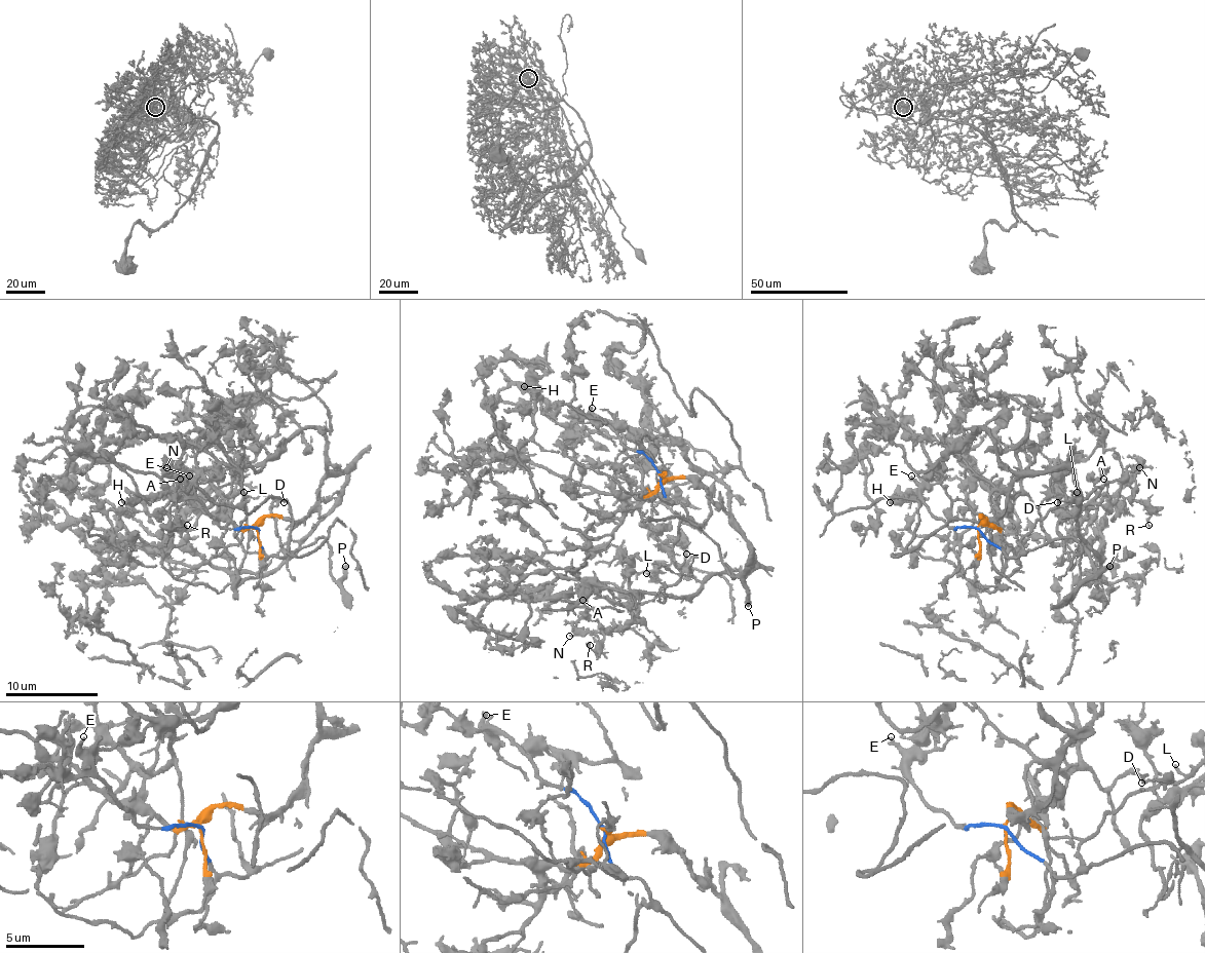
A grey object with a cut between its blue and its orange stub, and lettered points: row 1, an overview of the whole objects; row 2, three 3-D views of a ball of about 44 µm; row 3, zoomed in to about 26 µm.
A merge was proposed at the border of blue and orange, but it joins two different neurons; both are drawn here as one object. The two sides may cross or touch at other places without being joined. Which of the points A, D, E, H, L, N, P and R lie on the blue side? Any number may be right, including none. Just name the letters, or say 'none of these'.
A, D, E, H, L, N, P, R

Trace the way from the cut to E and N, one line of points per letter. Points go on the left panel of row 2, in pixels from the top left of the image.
E: (256, 528), (223, 528), (204, 509), (188, 474)
N: (256, 528), (284, 556), (258, 487), (193, 505), (200, 489), (167, 468)

